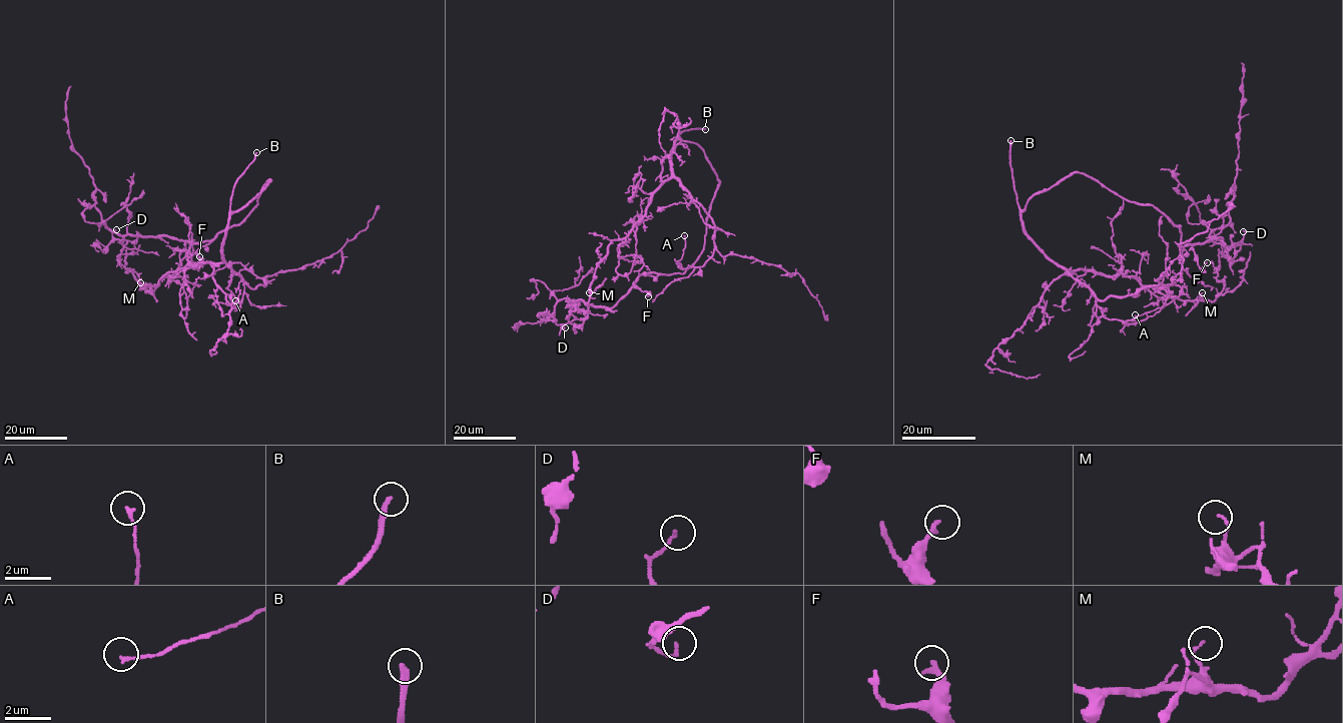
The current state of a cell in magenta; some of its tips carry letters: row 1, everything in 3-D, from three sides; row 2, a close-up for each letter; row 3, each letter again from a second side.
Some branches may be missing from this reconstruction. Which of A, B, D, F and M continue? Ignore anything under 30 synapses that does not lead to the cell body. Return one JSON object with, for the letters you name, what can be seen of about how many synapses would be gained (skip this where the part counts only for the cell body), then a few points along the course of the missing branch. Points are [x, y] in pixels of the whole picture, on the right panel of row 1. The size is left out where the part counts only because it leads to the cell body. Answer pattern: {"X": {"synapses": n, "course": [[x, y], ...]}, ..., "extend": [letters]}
{"extend": ["B"]}

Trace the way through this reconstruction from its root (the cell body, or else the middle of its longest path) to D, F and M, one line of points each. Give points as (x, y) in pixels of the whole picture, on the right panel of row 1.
D: (1087, 176), (1161, 210), (1180, 226), (1179, 245), (1221, 238), (1211, 236), (1230, 248), (1243, 231)
F: (1087, 176), (1129, 200), (1157, 208), (1180, 226), (1179, 245), (1191, 245), (1201, 269), (1207, 262)
M: (1087, 176), (1071, 173), (1037, 192), (1021, 213), (1026, 234), (1067, 269), (1131, 275), (1159, 297), (1202, 292)

